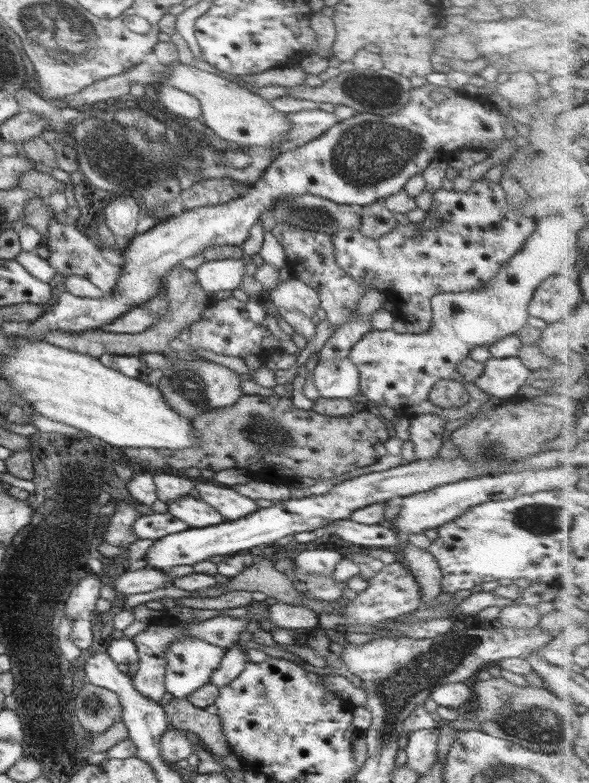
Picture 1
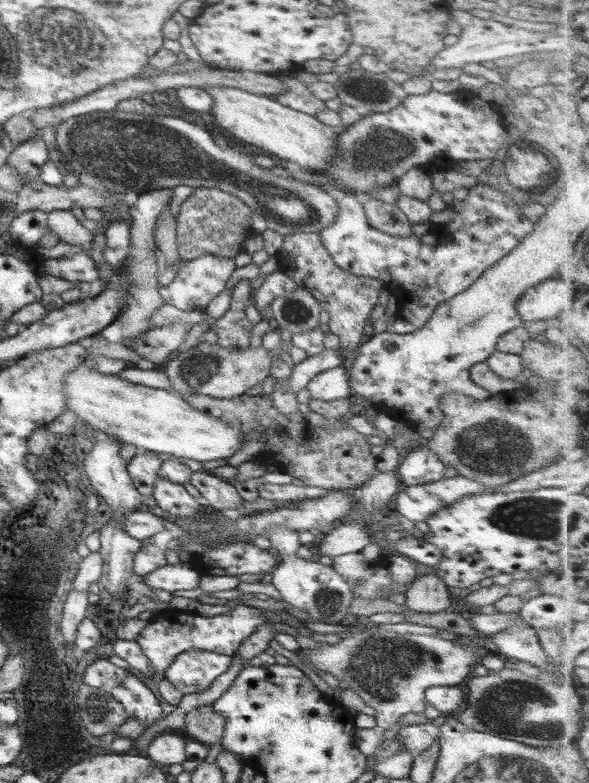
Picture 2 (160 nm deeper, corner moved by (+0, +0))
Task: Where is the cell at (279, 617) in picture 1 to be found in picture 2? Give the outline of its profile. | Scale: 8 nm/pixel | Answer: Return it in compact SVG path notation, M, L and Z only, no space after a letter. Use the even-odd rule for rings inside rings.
M235 605L224 614L211 617L191 616L191 612L177 614L175 620L159 620L148 623L133 640L139 645L141 652L149 659L152 670L147 676L155 682L164 678L163 673L173 659L188 650L205 650L215 654L232 657L236 654L244 638L247 638L258 624L265 623L261 613L254 607Z

